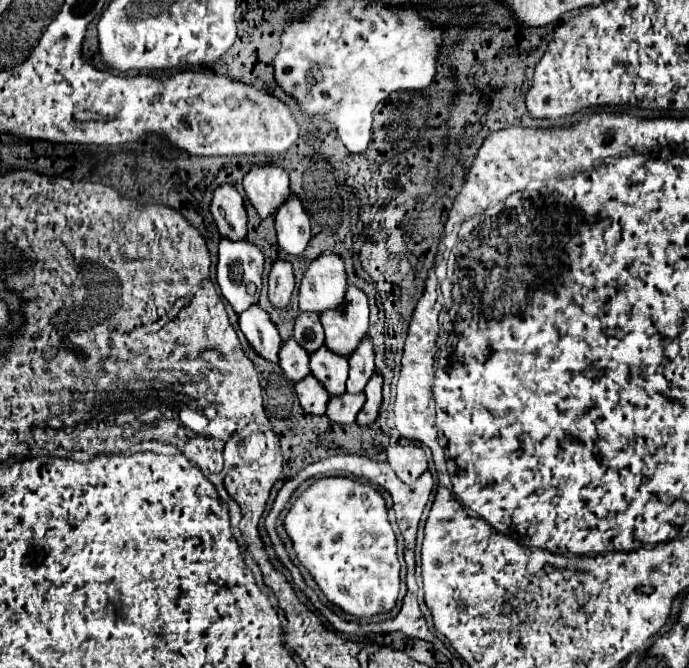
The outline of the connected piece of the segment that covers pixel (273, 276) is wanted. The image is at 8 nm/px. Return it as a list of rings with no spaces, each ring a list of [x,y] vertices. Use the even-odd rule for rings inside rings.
[[[275,260],[269,272],[269,300],[277,308],[289,304],[293,292],[293,268],[287,260]]]

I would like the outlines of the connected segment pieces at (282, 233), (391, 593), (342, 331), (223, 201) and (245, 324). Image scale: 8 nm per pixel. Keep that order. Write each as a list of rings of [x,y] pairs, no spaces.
[[[289,194],[275,212],[277,240],[285,254],[303,254],[309,244],[309,216],[297,194]]]
[[[331,476],[317,480],[307,488],[289,508],[285,516],[285,530],[293,540],[297,558],[313,574],[325,596],[351,616],[375,616],[385,614],[395,606],[399,594],[399,560],[393,528],[387,520],[387,508],[383,496],[369,484],[353,478]]]
[[[347,284],[345,306],[341,310],[321,312],[321,324],[325,328],[325,344],[337,354],[349,358],[351,350],[369,330],[369,304],[367,296],[353,284]]]
[[[225,182],[213,192],[211,214],[221,236],[233,240],[247,236],[247,214],[243,206],[243,196],[233,184]]]
[[[253,304],[245,312],[239,314],[239,328],[249,340],[249,344],[265,358],[271,362],[277,362],[279,346],[281,346],[281,336],[271,322],[271,316],[259,306]]]

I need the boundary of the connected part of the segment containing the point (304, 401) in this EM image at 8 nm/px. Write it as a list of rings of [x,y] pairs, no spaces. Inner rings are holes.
[[[313,374],[295,382],[295,392],[297,392],[299,402],[305,412],[319,414],[319,416],[325,414],[325,402],[329,400],[329,394],[327,394],[325,386],[321,386],[321,382],[317,382],[317,378]]]

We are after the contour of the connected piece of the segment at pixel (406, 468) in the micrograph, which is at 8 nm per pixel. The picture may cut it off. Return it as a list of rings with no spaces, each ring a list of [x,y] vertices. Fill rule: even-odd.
[[[389,444],[387,462],[403,482],[413,482],[427,468],[425,450],[417,444]]]

